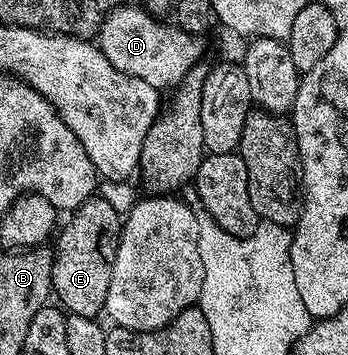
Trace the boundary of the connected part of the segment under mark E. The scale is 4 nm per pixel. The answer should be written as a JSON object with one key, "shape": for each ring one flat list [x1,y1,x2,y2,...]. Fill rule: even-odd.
{"shape":[[93,194,82,207,75,209,69,216,72,217,65,224,63,221,54,240,52,291,55,299,60,299,59,303,71,315,96,318,104,312,106,290,110,290,112,266,109,257,104,257,104,252,114,254,118,250,122,216,100,194]]}

